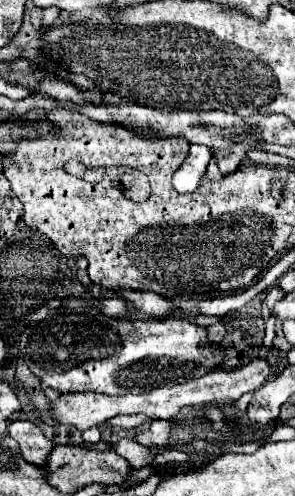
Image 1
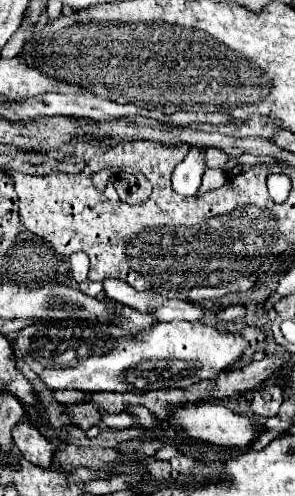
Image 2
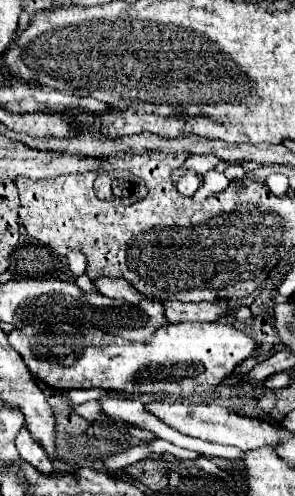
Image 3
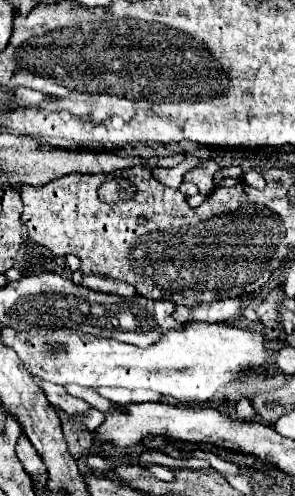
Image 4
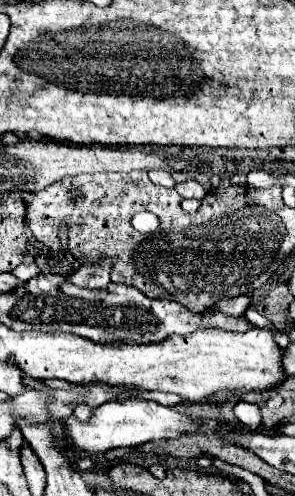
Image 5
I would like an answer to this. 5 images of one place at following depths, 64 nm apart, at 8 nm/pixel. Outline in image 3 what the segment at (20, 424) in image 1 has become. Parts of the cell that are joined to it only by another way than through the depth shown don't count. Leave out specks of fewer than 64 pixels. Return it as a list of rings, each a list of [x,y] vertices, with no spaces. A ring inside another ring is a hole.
[[[24,428],[20,430],[20,436],[16,436],[16,448],[18,448],[20,458],[22,458],[24,462],[32,464],[40,474],[46,474],[46,476],[52,474],[54,466],[52,466],[52,462],[48,460],[46,452],[40,450],[40,444],[36,444],[36,442],[32,440],[32,436],[28,436],[28,432],[26,432]]]

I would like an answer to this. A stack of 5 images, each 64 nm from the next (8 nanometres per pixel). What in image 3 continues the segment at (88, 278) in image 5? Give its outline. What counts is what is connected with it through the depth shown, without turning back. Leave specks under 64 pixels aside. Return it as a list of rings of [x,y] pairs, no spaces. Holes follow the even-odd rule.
[[[98,278],[92,280],[92,284],[96,286],[96,290],[108,298],[116,298],[116,300],[126,300],[130,304],[138,304],[144,296],[132,286],[128,284],[124,278]]]

